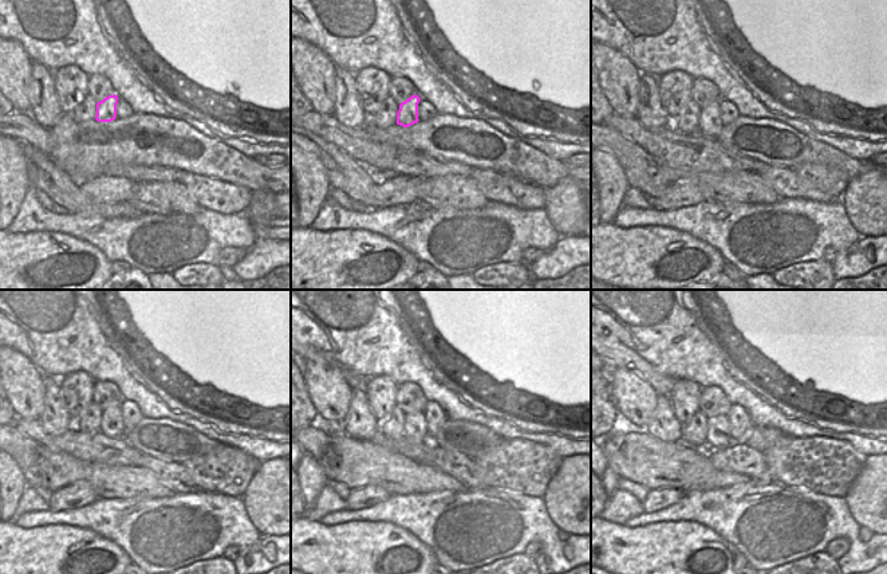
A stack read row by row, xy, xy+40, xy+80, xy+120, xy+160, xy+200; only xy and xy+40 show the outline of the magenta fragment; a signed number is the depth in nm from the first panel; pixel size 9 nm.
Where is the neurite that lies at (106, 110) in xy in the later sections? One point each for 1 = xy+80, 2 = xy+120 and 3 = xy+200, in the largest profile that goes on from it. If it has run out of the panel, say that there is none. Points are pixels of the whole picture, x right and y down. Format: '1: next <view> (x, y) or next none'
1: next xy+80 (710, 125)
2: next xy+120 (111, 424)
3: next xy+200 (717, 428)

